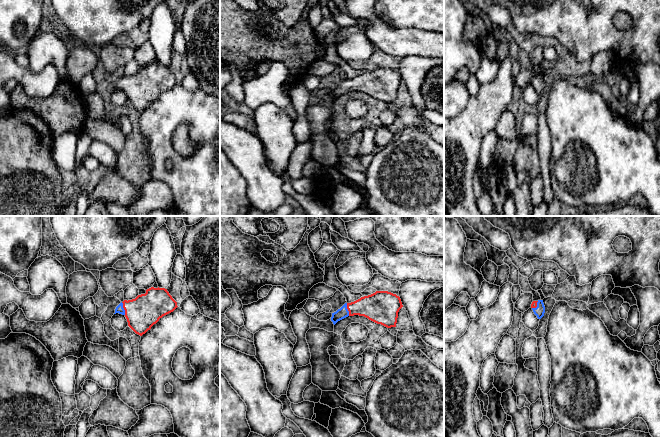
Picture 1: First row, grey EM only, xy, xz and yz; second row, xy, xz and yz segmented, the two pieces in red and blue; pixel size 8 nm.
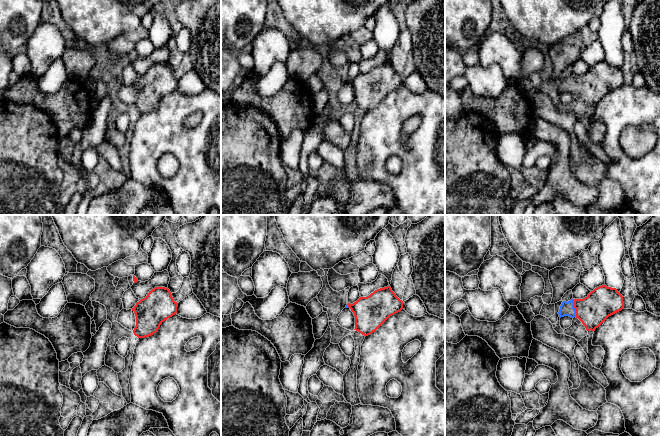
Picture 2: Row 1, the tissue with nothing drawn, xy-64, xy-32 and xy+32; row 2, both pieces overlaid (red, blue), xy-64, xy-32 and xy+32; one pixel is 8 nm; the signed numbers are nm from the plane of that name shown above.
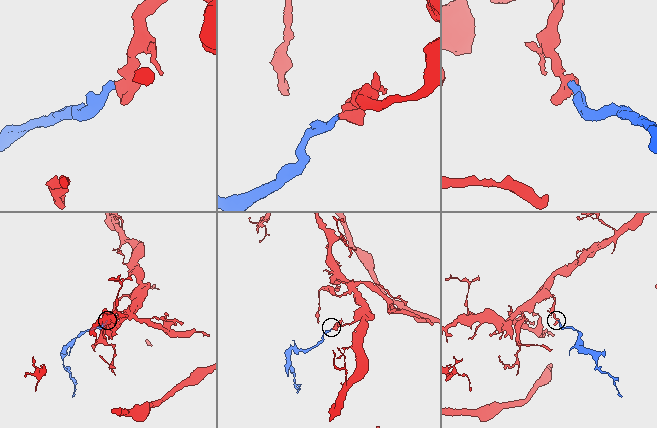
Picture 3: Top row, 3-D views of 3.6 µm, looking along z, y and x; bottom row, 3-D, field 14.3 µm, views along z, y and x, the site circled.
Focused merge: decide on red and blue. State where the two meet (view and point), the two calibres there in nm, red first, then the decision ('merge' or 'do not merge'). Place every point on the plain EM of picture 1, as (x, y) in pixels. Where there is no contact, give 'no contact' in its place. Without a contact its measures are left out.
contact xy (124, 84); calibres 260 and 70 nm; merge

